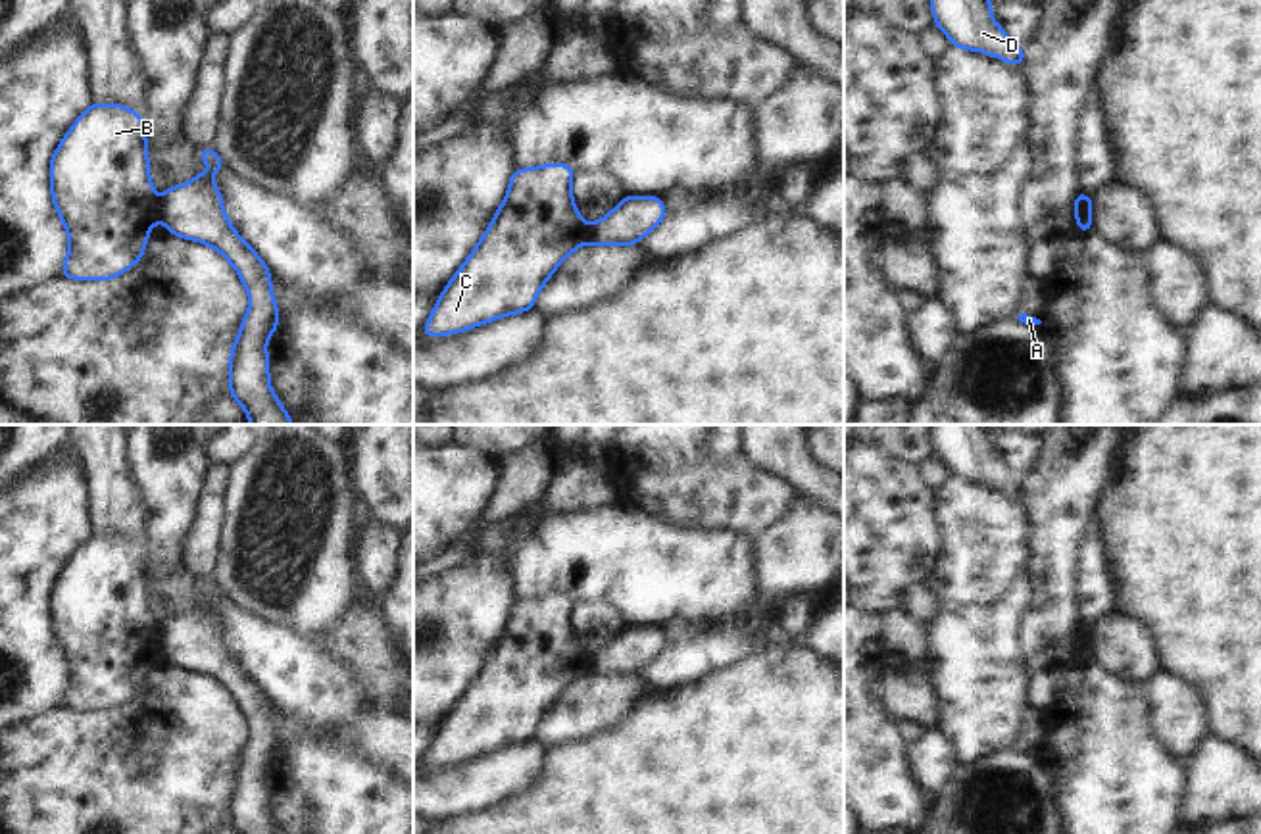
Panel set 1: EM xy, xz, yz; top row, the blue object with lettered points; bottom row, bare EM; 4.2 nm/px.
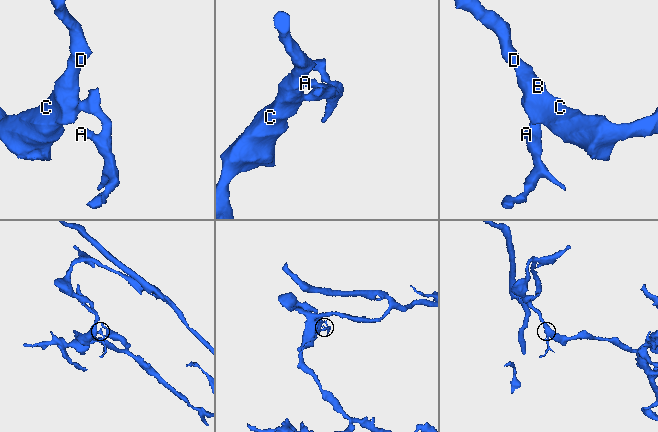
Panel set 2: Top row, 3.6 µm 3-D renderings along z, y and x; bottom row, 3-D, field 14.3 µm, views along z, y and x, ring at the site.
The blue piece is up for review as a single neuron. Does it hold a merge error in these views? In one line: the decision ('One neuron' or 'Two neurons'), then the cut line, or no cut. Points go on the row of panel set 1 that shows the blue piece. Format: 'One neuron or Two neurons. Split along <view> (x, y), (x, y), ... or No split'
Two neurons. Split along xz (589, 225), (591, 241)

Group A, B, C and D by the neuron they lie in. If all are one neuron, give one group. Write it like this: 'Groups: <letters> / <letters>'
Groups: A / B C D

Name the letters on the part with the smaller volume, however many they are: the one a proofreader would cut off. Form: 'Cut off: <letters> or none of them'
Cut off: A

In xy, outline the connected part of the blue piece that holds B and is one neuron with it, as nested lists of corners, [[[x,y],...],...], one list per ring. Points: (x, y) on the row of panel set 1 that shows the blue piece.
[[[92,102],[56,148],[50,186],[69,238],[63,277],[110,281],[144,258],[148,231],[160,223],[160,202],[150,181],[144,119],[131,108]]]

